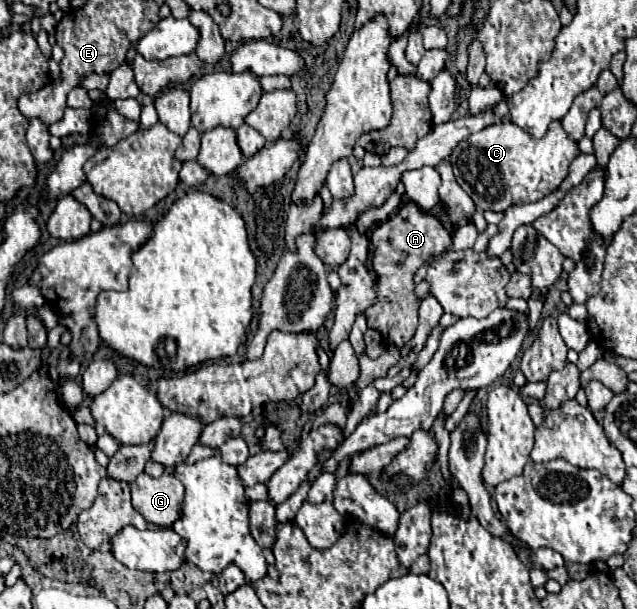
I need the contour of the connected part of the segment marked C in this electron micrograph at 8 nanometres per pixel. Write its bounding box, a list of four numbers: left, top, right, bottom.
[449,122,577,212]

